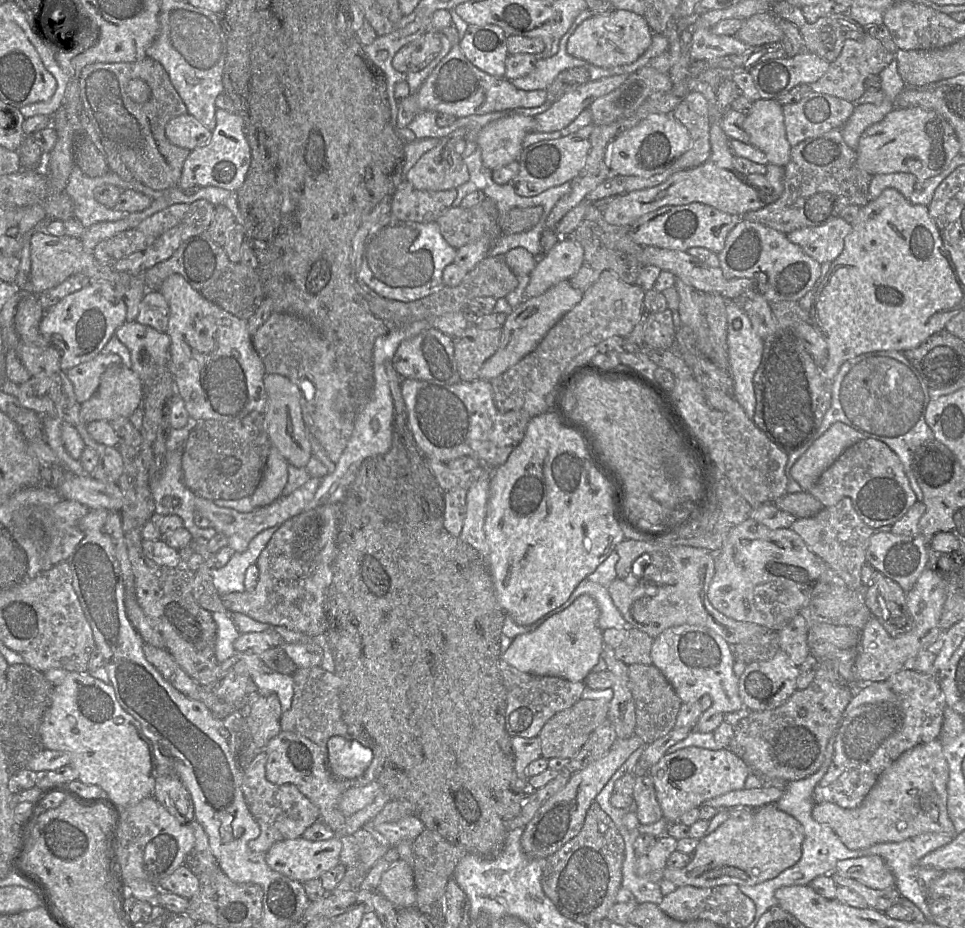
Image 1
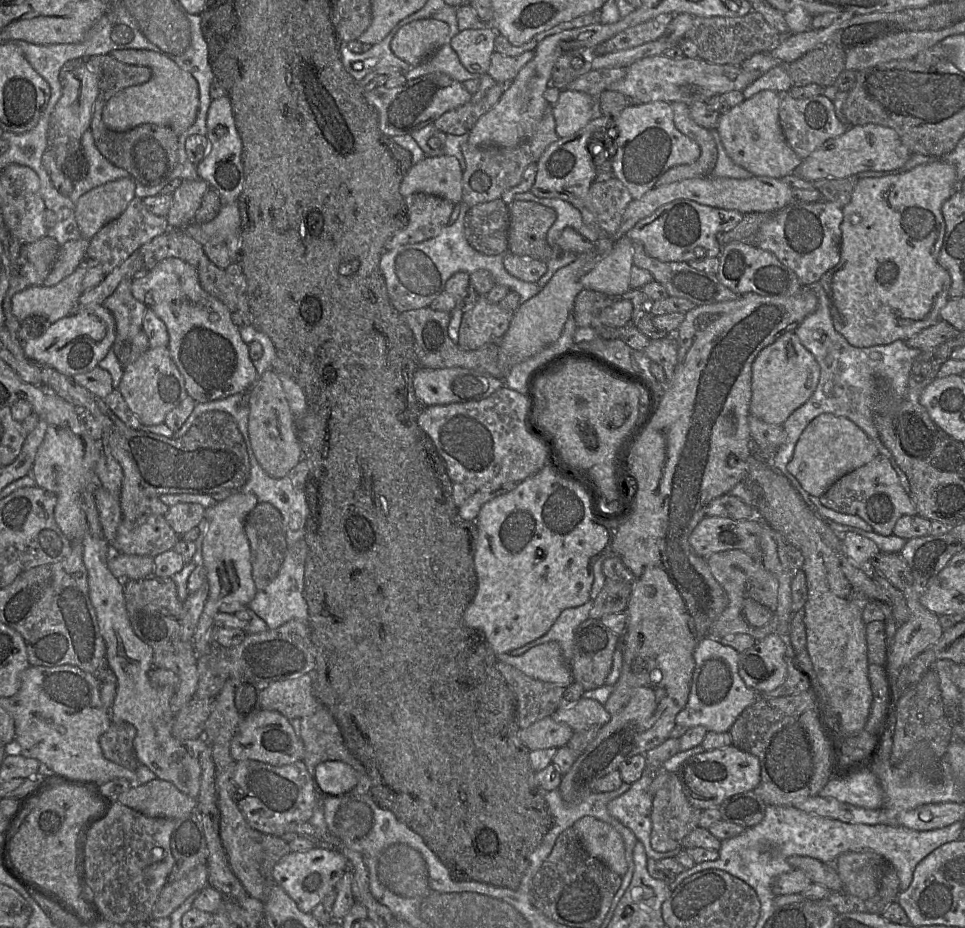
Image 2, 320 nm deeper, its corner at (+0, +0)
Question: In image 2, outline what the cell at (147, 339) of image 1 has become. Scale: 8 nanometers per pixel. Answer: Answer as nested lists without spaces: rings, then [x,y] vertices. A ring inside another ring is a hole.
[[[150,347],[134,362],[126,365],[117,389],[129,409],[144,425],[164,423],[166,415],[188,396],[184,378],[171,359],[168,347]]]

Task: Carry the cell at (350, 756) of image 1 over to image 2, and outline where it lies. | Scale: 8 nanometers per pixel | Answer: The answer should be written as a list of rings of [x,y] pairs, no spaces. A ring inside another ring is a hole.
[[[341,761],[320,763],[315,768],[314,777],[319,793],[327,796],[350,793],[358,783],[357,772]]]

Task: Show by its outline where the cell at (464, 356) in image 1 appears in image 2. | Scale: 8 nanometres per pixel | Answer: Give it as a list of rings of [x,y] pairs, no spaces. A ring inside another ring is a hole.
[[[478,294],[474,307],[463,313],[457,345],[471,351],[488,343],[498,343],[508,330],[512,315],[512,311]]]

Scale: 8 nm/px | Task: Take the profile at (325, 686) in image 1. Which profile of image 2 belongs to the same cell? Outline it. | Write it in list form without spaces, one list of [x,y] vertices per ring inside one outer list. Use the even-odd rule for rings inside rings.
[[[322,706],[312,715],[300,720],[300,739],[305,749],[303,762],[311,777],[314,778],[315,768],[322,762],[330,760],[345,762],[358,774],[358,783],[351,792],[359,795],[370,794],[371,780],[368,772],[363,764],[349,751],[340,727],[328,708]]]

